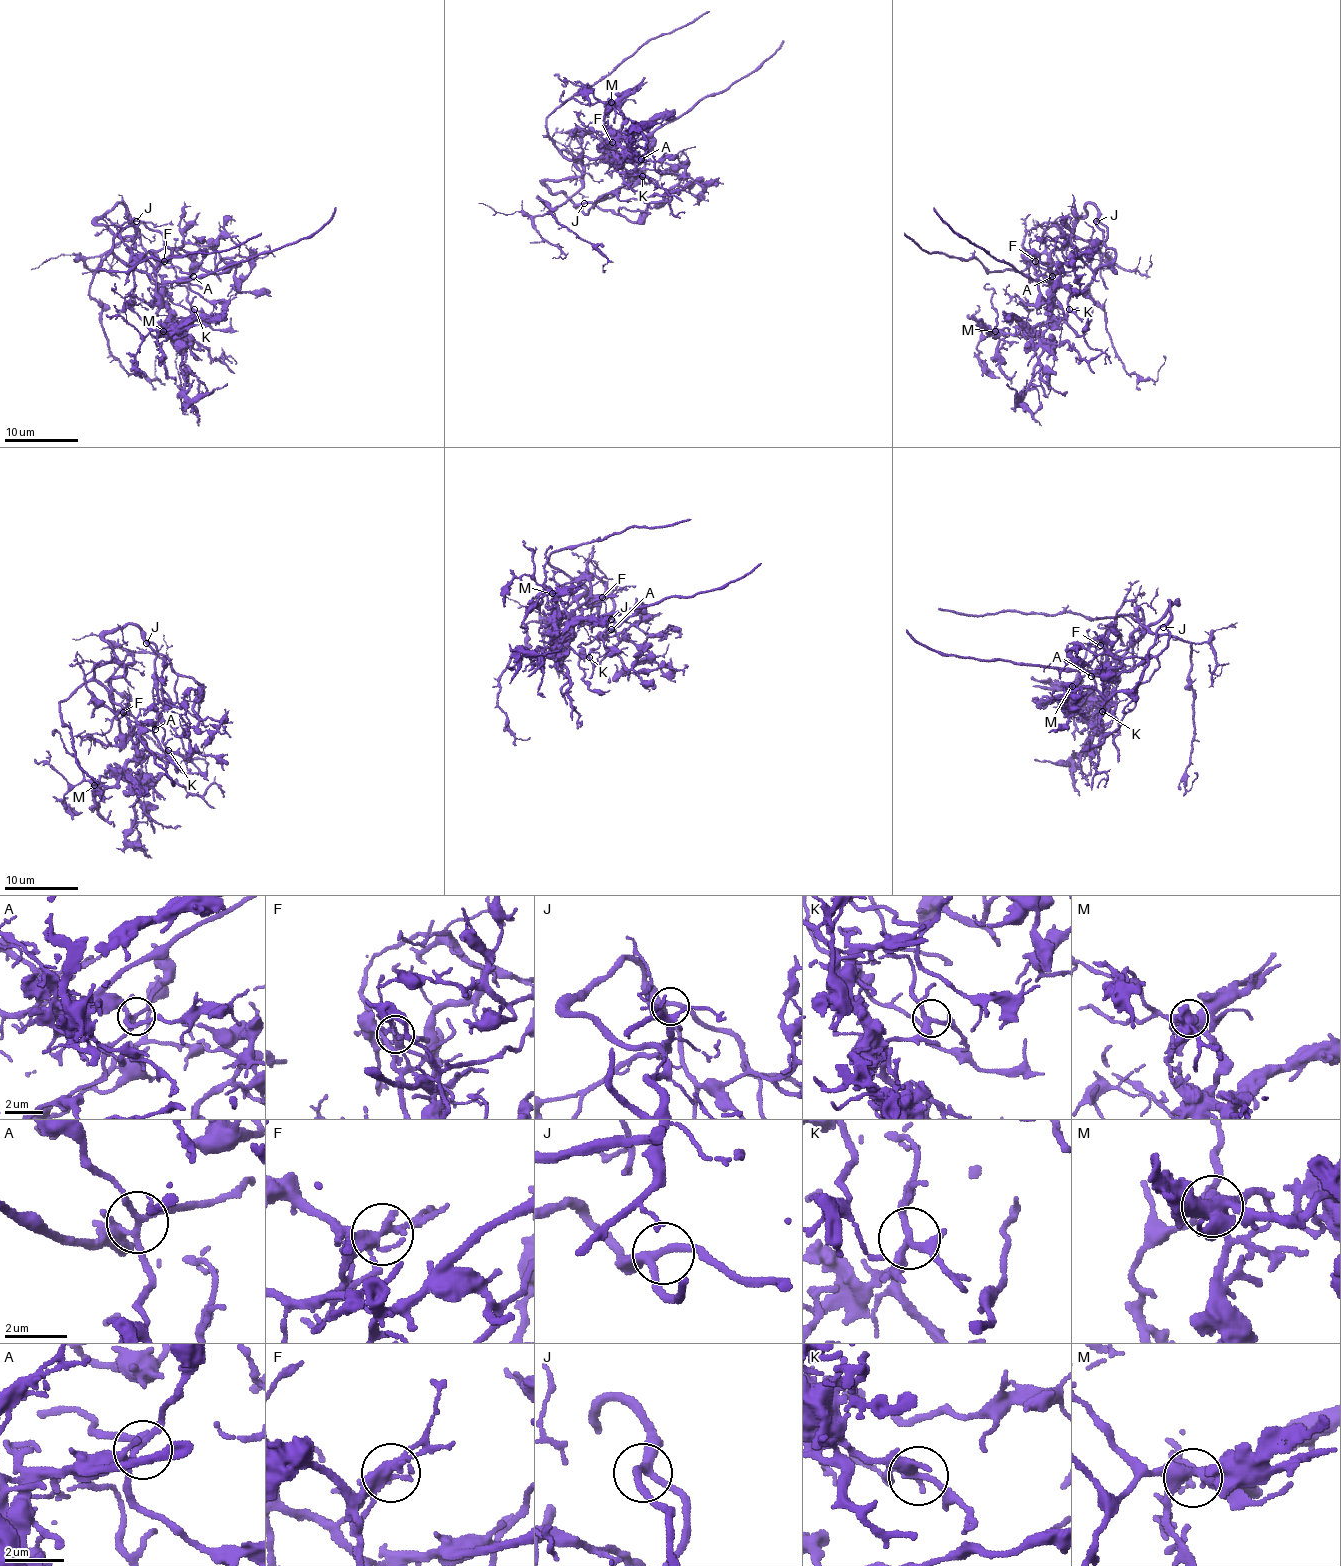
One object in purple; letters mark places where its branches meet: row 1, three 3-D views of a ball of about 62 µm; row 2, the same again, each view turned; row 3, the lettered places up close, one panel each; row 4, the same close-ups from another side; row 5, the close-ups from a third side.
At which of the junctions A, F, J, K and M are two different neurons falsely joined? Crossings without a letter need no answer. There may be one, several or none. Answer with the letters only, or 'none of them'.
F

